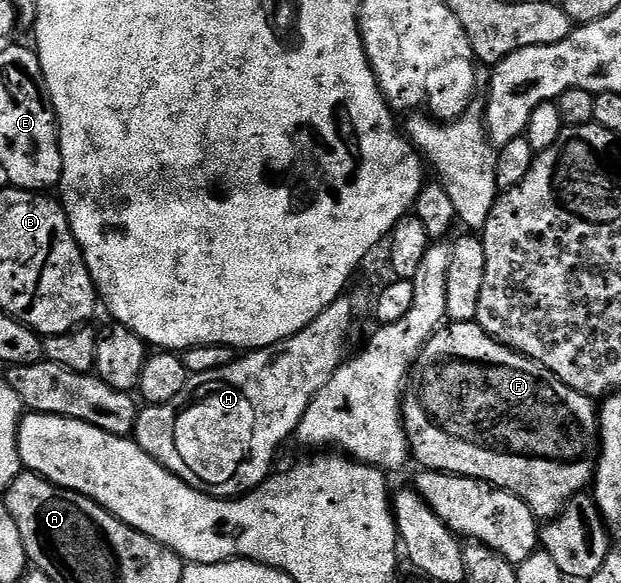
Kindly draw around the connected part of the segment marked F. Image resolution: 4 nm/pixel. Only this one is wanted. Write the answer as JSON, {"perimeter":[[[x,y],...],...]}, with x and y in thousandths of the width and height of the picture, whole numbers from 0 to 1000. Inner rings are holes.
{"perimeter":[[[765,551],[717,556],[697,573],[694,583],[683,592],[680,604],[670,612],[670,626],[663,630],[660,654],[655,657],[647,684],[647,702],[651,746],[657,750],[657,768],[662,784],[671,786],[678,792],[678,801],[705,806],[717,813],[738,813],[744,820],[768,820],[773,827],[786,827],[800,840],[813,840],[841,856],[855,871],[865,890],[887,892],[894,889],[926,847],[945,842],[955,825],[963,779],[960,767],[963,703],[955,684],[945,683],[942,676],[924,672],[924,666],[905,659],[905,652],[899,652],[899,645],[892,645],[879,630],[853,617],[845,607],[833,607],[829,600],[823,600],[807,587],[799,587]]]}

